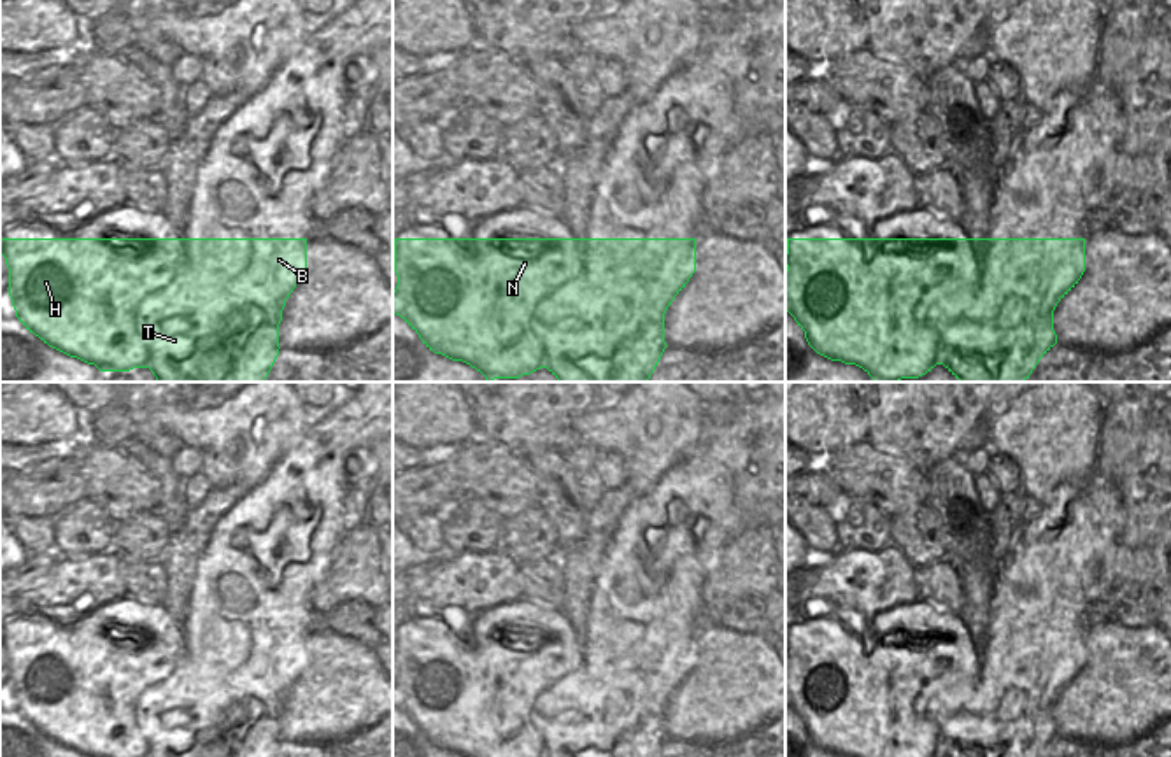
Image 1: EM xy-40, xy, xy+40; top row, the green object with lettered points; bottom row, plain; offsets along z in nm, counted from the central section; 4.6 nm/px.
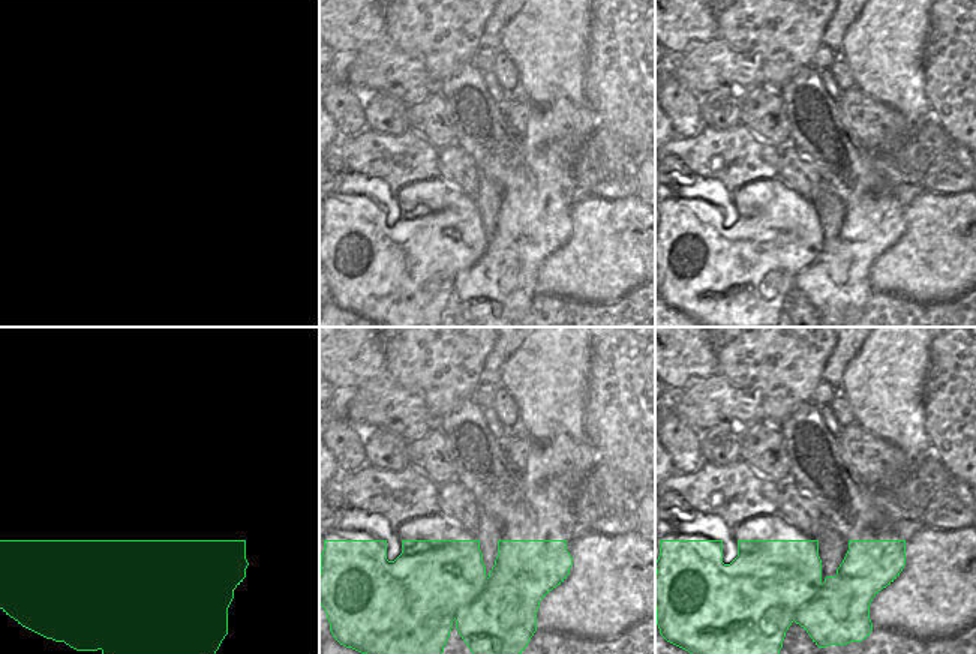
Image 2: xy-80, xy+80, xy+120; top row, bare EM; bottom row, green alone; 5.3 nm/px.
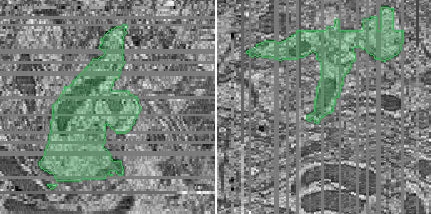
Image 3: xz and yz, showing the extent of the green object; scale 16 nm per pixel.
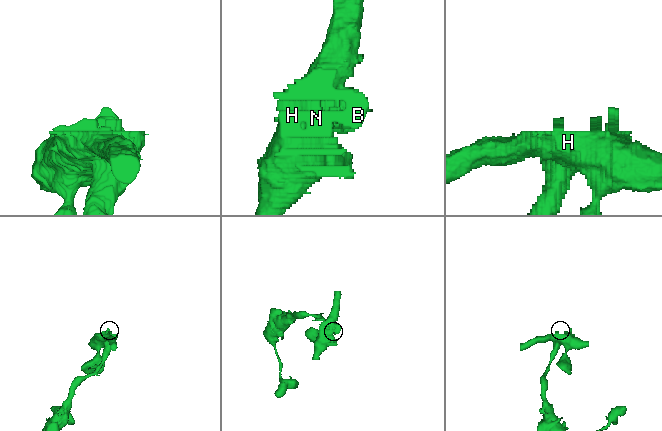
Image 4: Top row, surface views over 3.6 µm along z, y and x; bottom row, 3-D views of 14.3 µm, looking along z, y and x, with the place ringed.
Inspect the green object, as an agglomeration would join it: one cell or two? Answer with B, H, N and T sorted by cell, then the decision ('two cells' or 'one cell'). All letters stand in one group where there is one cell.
groups B T / H N; two cells

